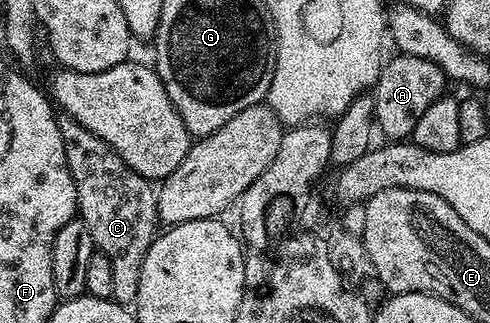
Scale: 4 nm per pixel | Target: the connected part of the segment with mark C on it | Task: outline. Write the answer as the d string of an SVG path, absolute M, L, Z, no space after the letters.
M61 117L57 124L67 153L67 169L71 169L71 181L75 181L77 215L87 225L94 248L111 261L112 300L122 305L136 304L143 257L147 257L147 249L159 234L154 184L135 173L107 141L95 137L91 129L83 129L79 121Z

